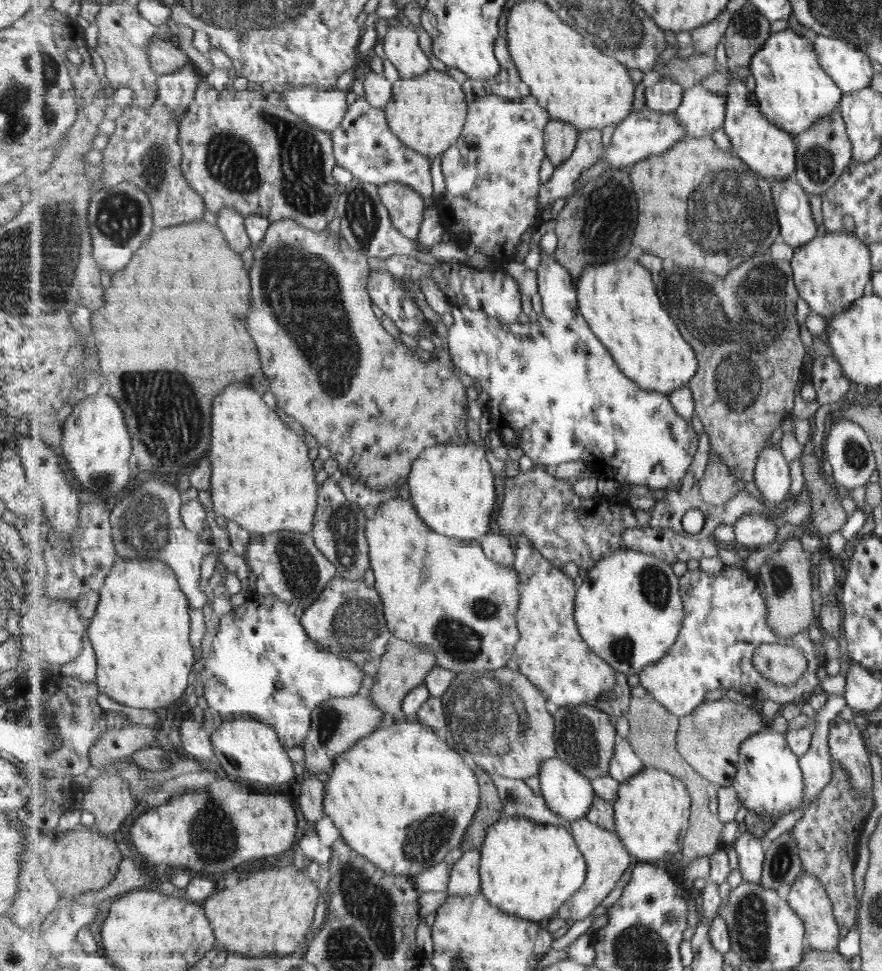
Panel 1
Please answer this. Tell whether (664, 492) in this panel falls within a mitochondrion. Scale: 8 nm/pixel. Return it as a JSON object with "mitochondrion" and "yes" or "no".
{"mitochondrion":"no"}

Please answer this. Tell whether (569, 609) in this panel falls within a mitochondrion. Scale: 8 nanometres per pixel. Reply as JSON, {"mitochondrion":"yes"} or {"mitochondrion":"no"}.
{"mitochondrion":"no"}

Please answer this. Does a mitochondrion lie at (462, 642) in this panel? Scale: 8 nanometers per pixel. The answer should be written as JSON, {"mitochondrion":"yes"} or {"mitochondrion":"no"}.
{"mitochondrion":"yes"}

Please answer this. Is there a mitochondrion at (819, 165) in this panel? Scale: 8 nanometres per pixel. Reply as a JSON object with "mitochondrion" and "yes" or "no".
{"mitochondrion":"yes"}

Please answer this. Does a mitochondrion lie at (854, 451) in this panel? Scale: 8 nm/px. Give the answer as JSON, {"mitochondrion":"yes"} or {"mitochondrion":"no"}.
{"mitochondrion":"yes"}

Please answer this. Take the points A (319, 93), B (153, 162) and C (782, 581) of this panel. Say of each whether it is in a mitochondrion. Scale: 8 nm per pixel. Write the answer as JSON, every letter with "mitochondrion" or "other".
{"A":"other","B":"mitochondrion","C":"mitochondrion"}

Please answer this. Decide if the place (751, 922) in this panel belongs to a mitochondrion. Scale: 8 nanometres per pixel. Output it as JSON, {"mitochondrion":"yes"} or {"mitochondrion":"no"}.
{"mitochondrion":"yes"}

